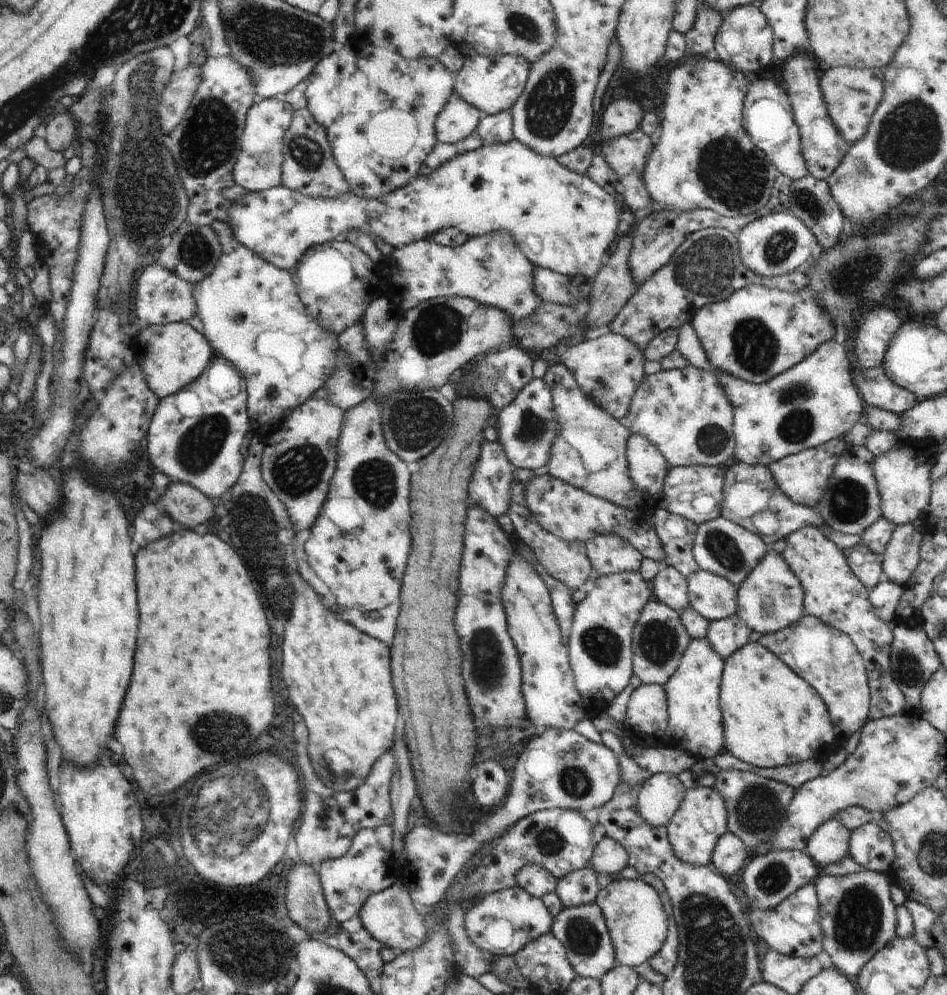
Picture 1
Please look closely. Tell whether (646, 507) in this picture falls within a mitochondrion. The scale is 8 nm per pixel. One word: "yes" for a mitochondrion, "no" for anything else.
no

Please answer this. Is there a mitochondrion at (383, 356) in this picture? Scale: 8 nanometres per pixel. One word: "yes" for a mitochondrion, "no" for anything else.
no

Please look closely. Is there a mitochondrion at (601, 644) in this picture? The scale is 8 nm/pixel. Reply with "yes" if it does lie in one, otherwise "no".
yes

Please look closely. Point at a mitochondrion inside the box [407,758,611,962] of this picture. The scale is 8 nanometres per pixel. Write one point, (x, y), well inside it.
(584, 939)

